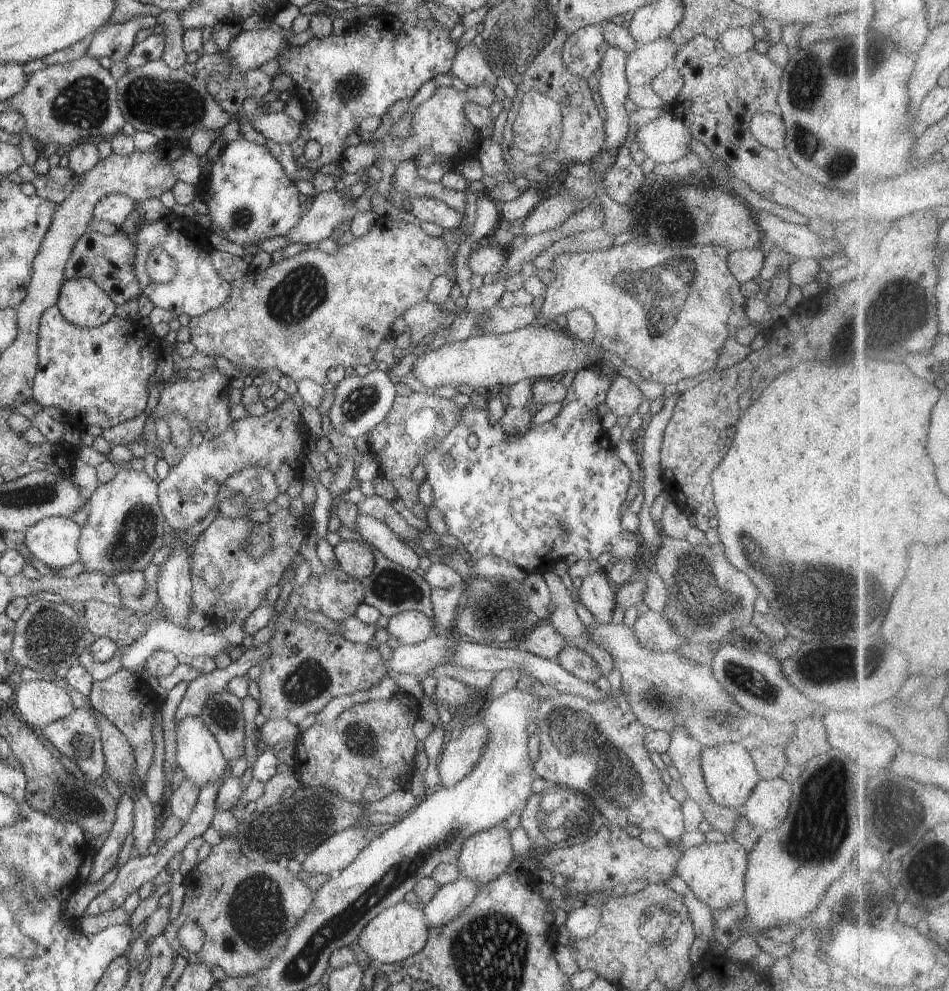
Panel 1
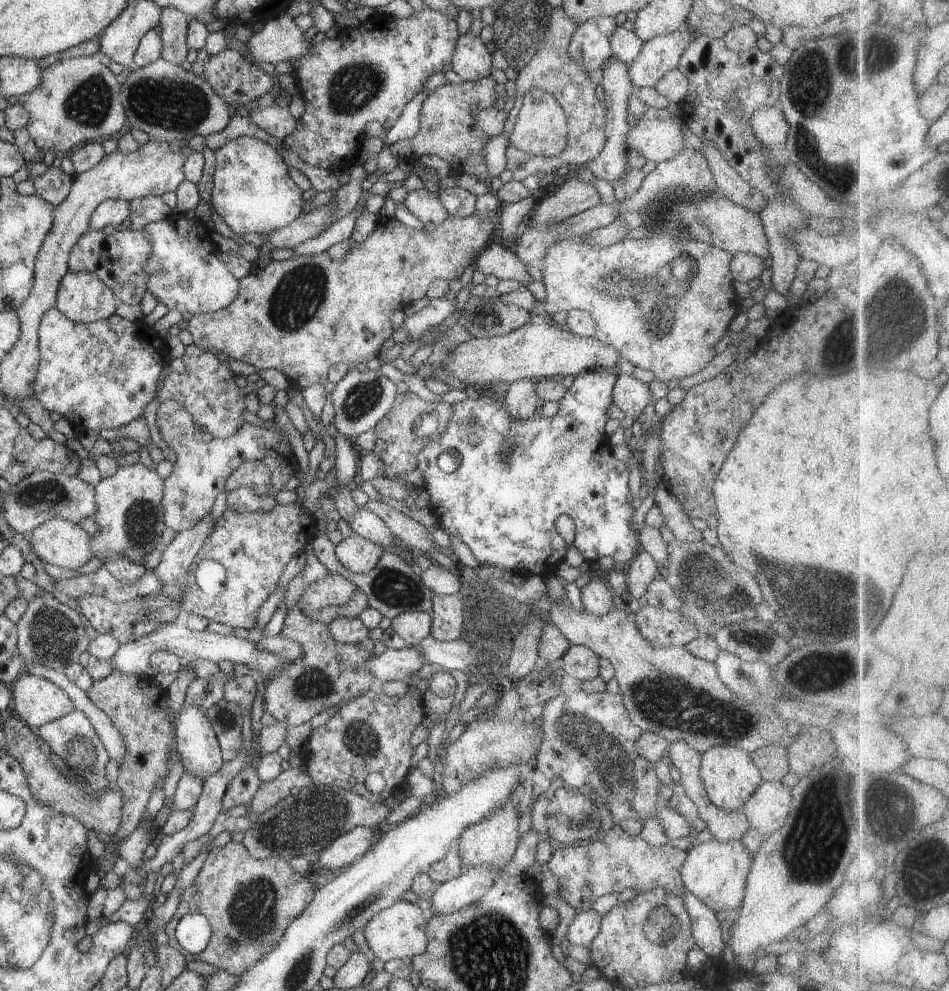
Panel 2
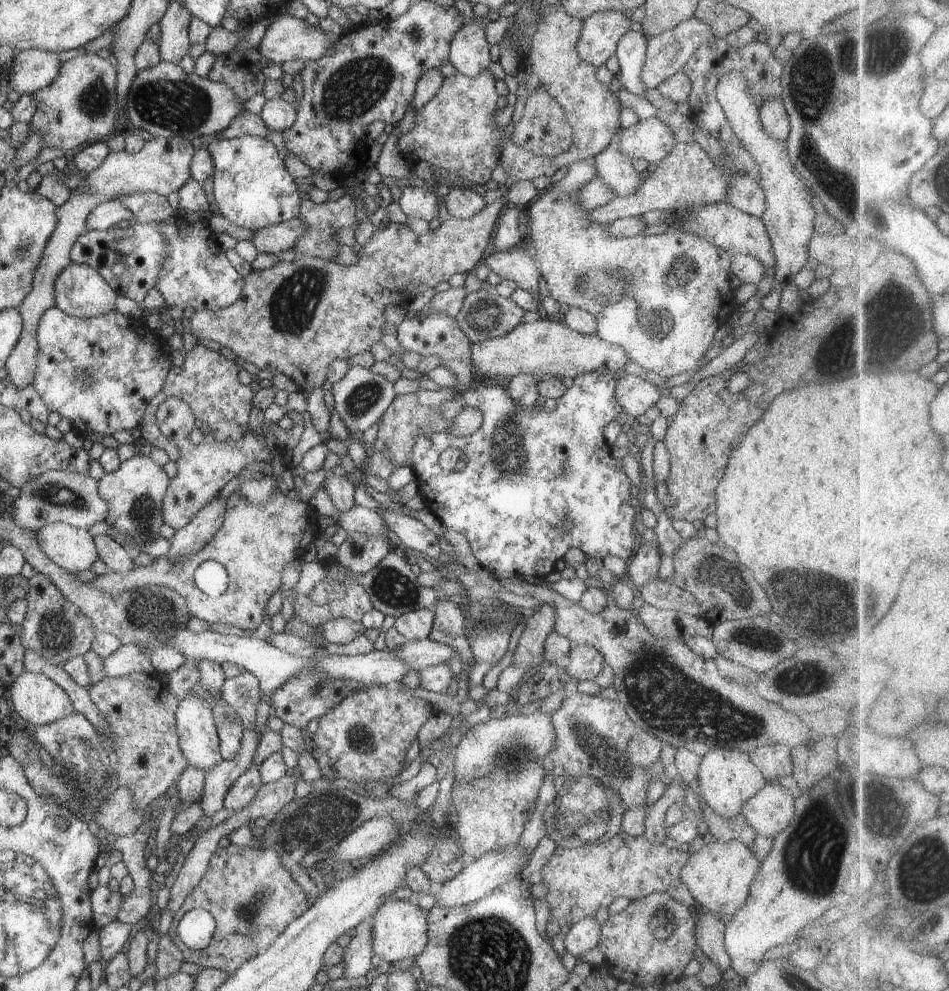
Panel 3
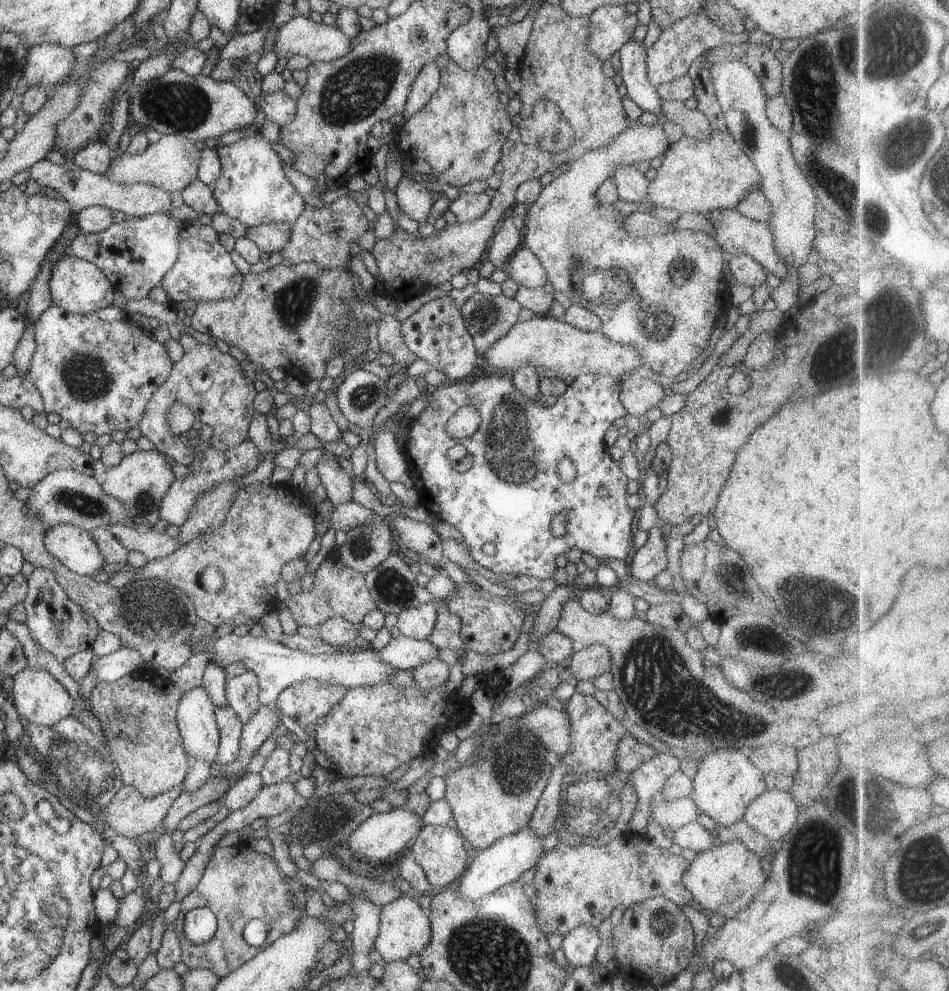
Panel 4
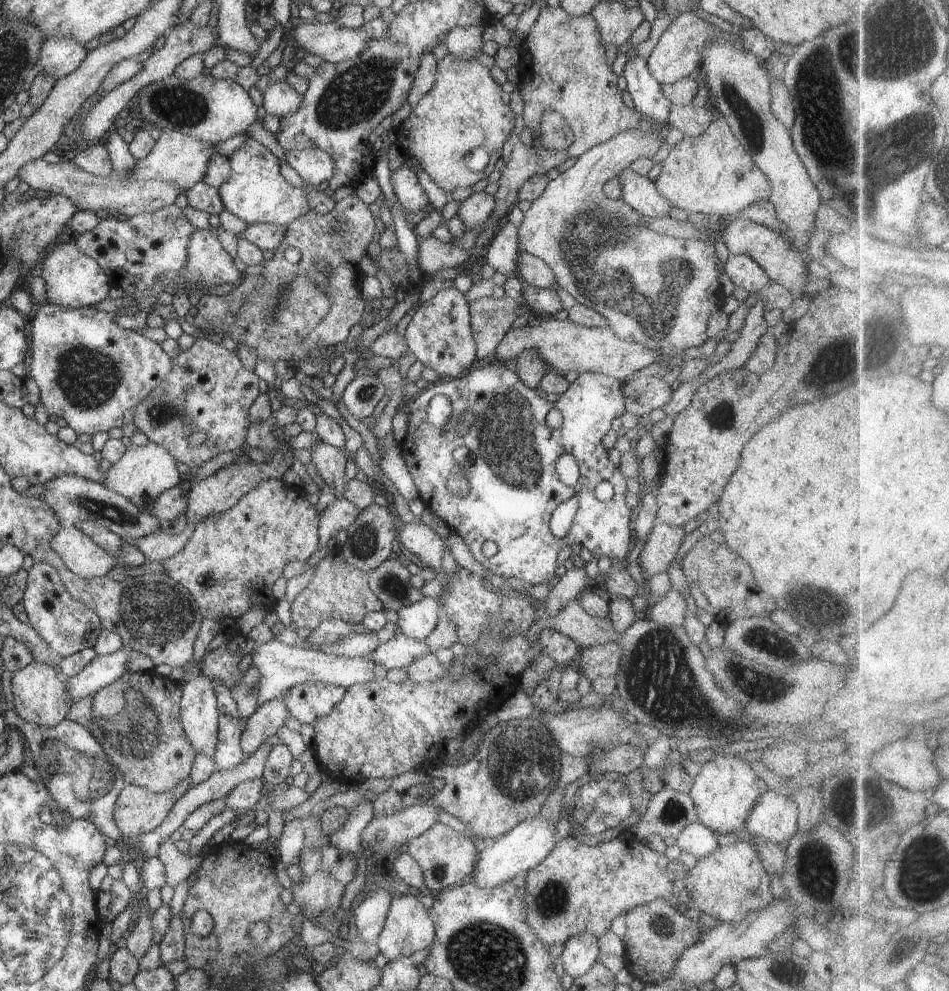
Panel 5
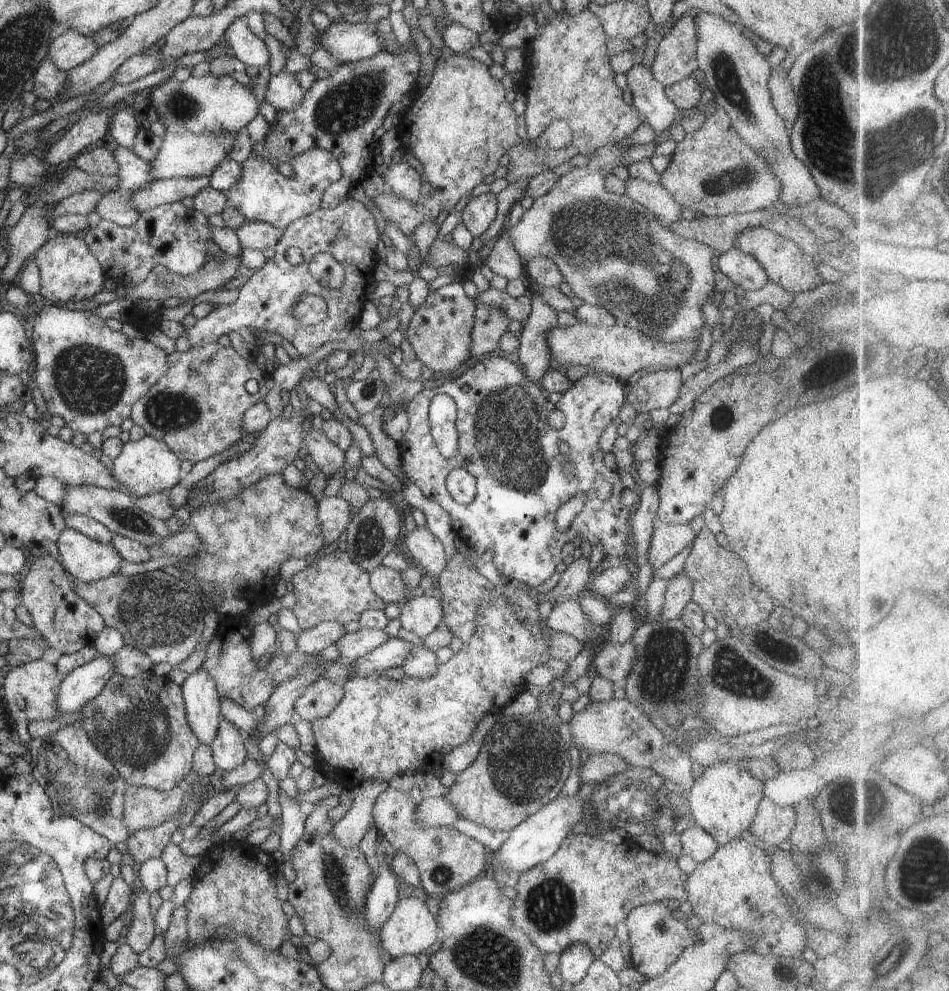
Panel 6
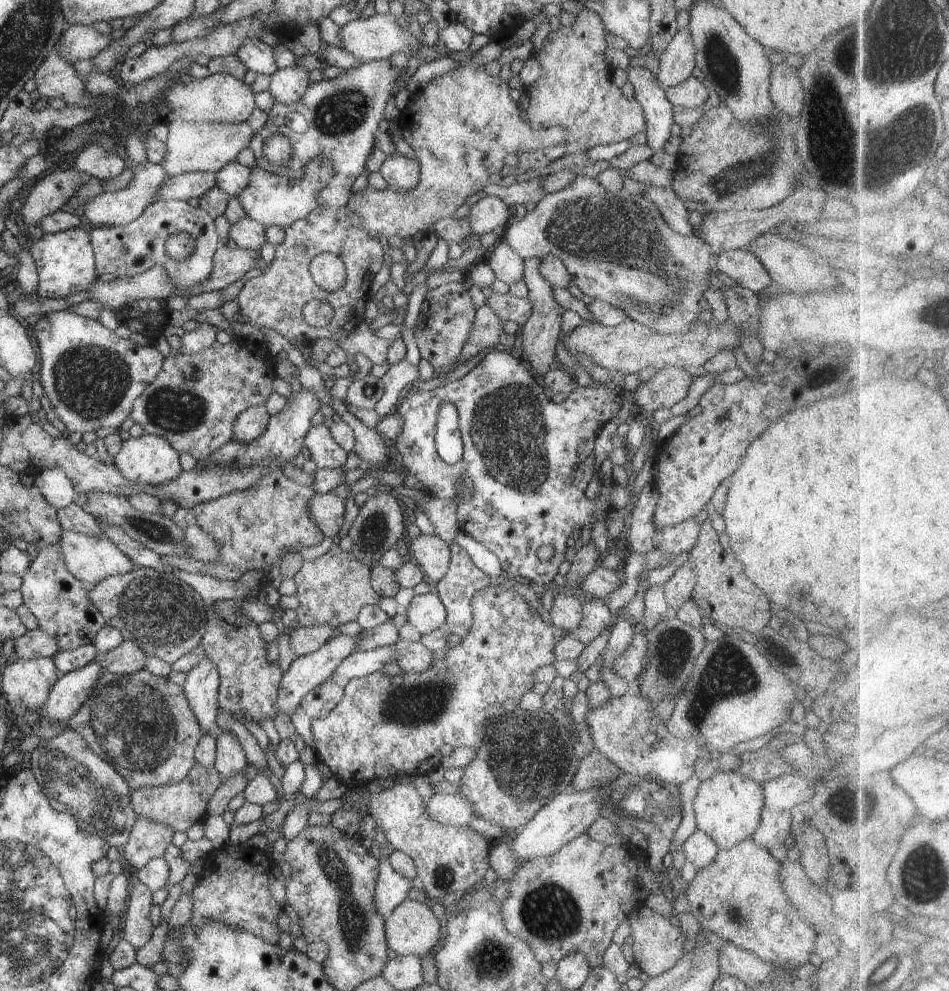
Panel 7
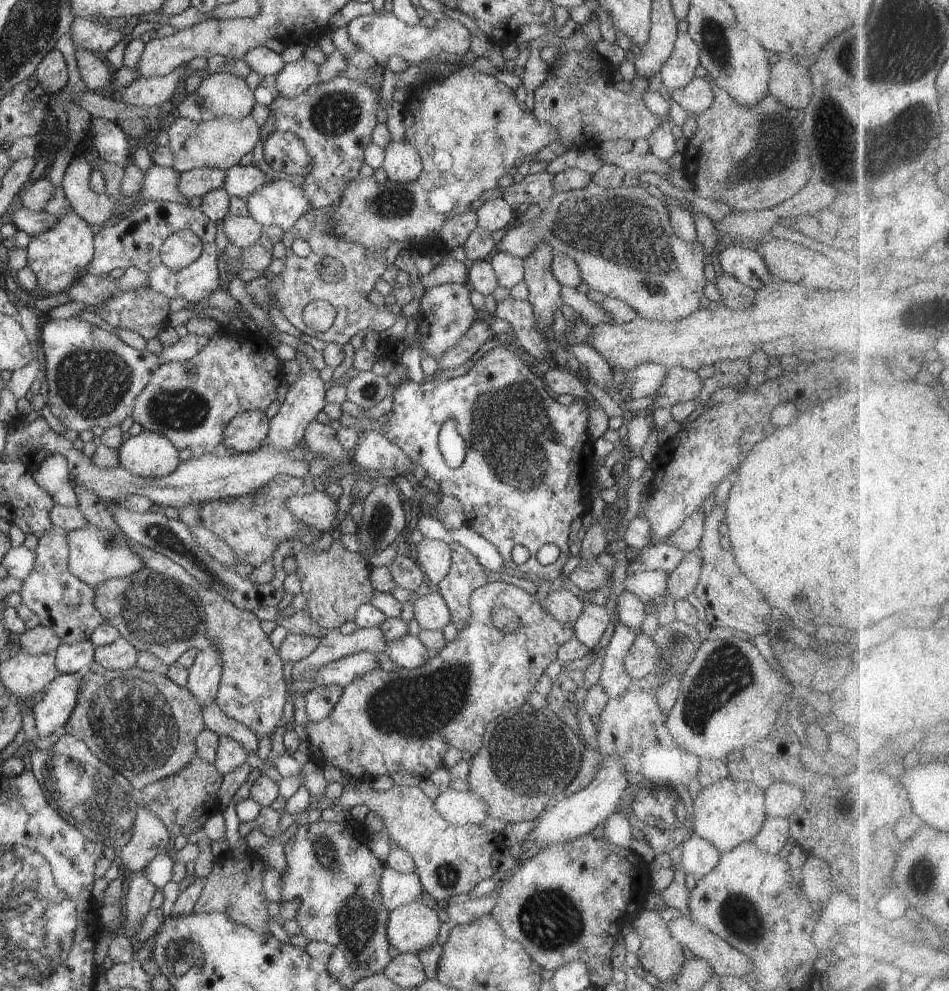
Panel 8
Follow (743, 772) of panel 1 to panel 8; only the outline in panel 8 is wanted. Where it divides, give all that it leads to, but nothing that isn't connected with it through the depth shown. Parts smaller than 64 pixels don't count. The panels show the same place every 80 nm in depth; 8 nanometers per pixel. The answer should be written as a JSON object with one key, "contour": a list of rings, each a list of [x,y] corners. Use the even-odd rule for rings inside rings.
{"contour":[[[728,776],[705,786],[693,800],[694,832],[708,840],[721,853],[752,841],[762,828],[765,814],[765,792],[757,784]]]}

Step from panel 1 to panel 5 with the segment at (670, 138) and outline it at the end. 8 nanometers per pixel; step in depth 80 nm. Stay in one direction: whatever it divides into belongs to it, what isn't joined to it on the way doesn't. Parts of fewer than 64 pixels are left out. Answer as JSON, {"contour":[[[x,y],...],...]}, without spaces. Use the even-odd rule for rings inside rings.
{"contour":[[[638,128],[624,131],[593,146],[577,157],[572,167],[545,186],[542,194],[523,212],[524,219],[517,231],[520,249],[547,262],[559,288],[564,288],[581,305],[600,312],[617,337],[643,344],[659,353],[656,362],[663,365],[669,359],[674,359],[668,369],[670,371],[678,364],[684,366],[681,354],[686,348],[698,348],[708,340],[708,318],[722,308],[726,296],[718,281],[722,264],[716,256],[712,241],[679,239],[652,233],[643,220],[646,216],[624,201],[606,195],[608,181],[617,177],[635,160],[654,158],[662,144],[665,144],[665,140],[659,130],[646,132]]]}

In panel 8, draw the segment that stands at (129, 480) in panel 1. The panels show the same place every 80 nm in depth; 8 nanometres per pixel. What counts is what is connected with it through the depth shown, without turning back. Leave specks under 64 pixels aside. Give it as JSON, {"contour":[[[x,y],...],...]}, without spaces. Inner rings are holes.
{"contour":[[[143,430],[120,445],[119,465],[137,477],[167,477],[180,464],[179,450],[162,434]]]}

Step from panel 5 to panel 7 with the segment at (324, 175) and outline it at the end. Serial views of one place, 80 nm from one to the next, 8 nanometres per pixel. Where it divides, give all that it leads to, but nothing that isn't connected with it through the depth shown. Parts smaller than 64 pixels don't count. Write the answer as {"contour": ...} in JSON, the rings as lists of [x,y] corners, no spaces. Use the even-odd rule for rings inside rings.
{"contour":[[[322,157],[312,158],[303,168],[303,175],[297,179],[265,171],[258,165],[253,165],[249,169],[251,172],[249,182],[236,196],[246,217],[267,227],[280,226],[280,228],[288,228],[297,220],[306,218],[309,212],[320,207],[318,193],[330,182],[335,173],[333,164]]]}

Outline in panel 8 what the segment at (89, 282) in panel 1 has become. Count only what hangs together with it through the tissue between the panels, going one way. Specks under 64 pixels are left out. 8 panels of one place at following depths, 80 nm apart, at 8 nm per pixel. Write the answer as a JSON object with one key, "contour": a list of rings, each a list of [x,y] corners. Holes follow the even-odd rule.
{"contour":[[[72,212],[62,215],[50,231],[31,237],[26,252],[27,265],[37,276],[37,295],[51,297],[60,292],[67,292],[87,274],[87,268],[95,253],[94,235],[91,226]]]}

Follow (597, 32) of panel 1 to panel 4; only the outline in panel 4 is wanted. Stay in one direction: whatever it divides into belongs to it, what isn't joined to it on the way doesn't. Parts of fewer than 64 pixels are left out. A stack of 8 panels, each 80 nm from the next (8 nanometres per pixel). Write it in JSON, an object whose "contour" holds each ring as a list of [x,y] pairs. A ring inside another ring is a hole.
{"contour":[[[602,6],[590,17],[588,50],[602,62],[631,40],[638,24],[636,14],[628,14],[625,6]]]}

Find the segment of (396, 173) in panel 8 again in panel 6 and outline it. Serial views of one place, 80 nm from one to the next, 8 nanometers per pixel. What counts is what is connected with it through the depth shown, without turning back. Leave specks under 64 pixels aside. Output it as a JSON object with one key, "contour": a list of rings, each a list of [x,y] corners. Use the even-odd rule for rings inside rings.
{"contour":[[[406,161],[401,163],[392,163],[385,172],[383,178],[394,194],[405,198],[413,203],[421,201],[420,194],[420,175]]]}

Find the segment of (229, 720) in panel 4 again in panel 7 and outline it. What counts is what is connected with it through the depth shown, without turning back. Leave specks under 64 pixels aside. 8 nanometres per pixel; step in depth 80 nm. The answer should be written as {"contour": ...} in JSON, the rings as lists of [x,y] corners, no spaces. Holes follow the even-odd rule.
{"contour":[[[218,730],[216,734],[214,768],[224,777],[240,773],[248,764],[238,737],[229,730]]]}

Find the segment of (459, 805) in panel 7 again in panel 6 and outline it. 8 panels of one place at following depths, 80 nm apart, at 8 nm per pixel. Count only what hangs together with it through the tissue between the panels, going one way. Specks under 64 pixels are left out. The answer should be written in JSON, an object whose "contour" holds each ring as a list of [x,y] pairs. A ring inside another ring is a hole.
{"contour":[[[445,796],[423,799],[415,810],[415,821],[423,829],[441,825],[452,826],[452,822],[460,818],[455,806]]]}

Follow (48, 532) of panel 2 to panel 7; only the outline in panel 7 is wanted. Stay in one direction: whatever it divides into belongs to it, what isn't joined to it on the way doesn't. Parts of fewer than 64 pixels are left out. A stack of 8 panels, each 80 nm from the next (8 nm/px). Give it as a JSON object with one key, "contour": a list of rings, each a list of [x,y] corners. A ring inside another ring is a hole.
{"contour":[[[63,531],[58,542],[68,572],[90,586],[112,575],[123,575],[134,569],[134,564],[108,537],[85,535],[72,531]]]}

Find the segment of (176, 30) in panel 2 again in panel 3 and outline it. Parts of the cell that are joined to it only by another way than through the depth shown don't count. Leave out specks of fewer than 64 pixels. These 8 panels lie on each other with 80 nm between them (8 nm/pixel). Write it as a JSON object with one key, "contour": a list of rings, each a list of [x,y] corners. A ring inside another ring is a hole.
{"contour":[[[170,2],[166,13],[159,21],[162,27],[159,43],[161,61],[178,63],[189,52],[189,25],[192,19],[192,14],[182,2]]]}

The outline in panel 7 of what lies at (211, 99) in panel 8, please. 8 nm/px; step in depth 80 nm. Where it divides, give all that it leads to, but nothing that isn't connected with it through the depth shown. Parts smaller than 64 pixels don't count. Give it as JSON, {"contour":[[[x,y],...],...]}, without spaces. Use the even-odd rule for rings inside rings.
{"contour":[[[216,73],[211,74],[203,79],[191,80],[188,84],[176,83],[171,86],[170,91],[166,91],[161,98],[166,102],[166,106],[172,114],[174,120],[182,119],[191,123],[243,123],[247,122],[250,114],[256,108],[255,93],[249,84],[244,83],[240,79],[234,78],[232,75]]]}

